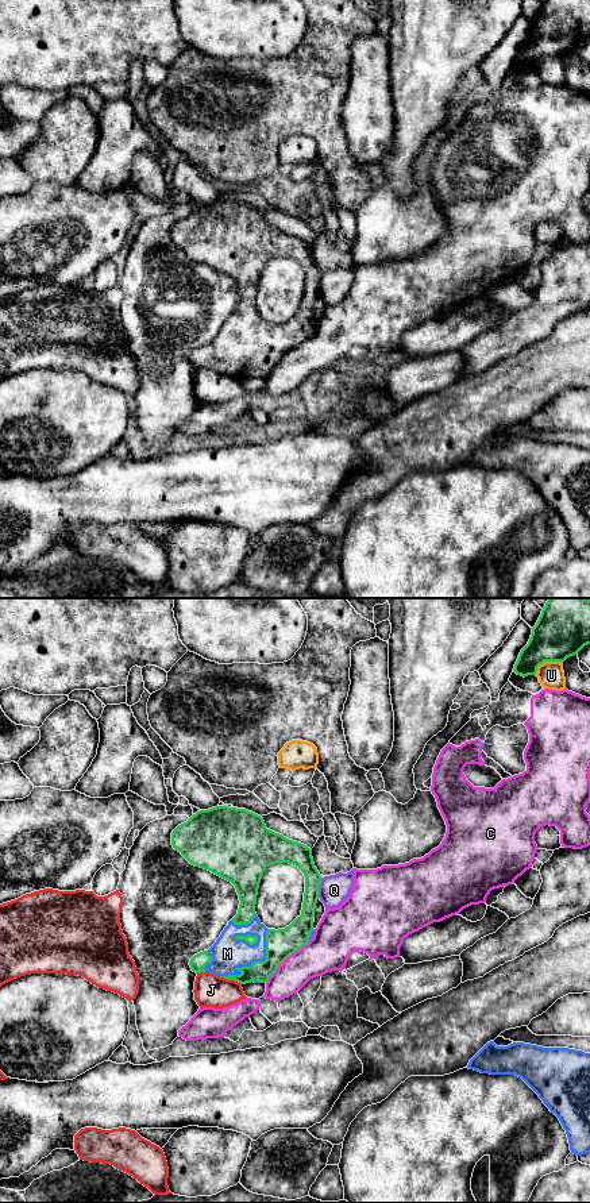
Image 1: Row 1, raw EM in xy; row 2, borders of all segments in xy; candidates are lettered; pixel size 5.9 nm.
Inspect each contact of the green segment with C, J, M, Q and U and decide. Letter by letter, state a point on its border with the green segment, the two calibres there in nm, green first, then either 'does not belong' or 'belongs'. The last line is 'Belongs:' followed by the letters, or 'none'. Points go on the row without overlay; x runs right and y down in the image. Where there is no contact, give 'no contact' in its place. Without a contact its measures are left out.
C: contact xy (285, 354); calibres 180 and 240 nm; does not belong
J: contact xy (230, 374); calibres 120 and 190 nm; does not belong
M: contact xy (255, 357); calibres 180 and 200 nm; belongs
Q: contact xy (319, 281); calibres 140 and 180 nm; does not belong
U: contact xy (546, 56); calibres 320 and 160 nm; does not belong
Belongs: M

